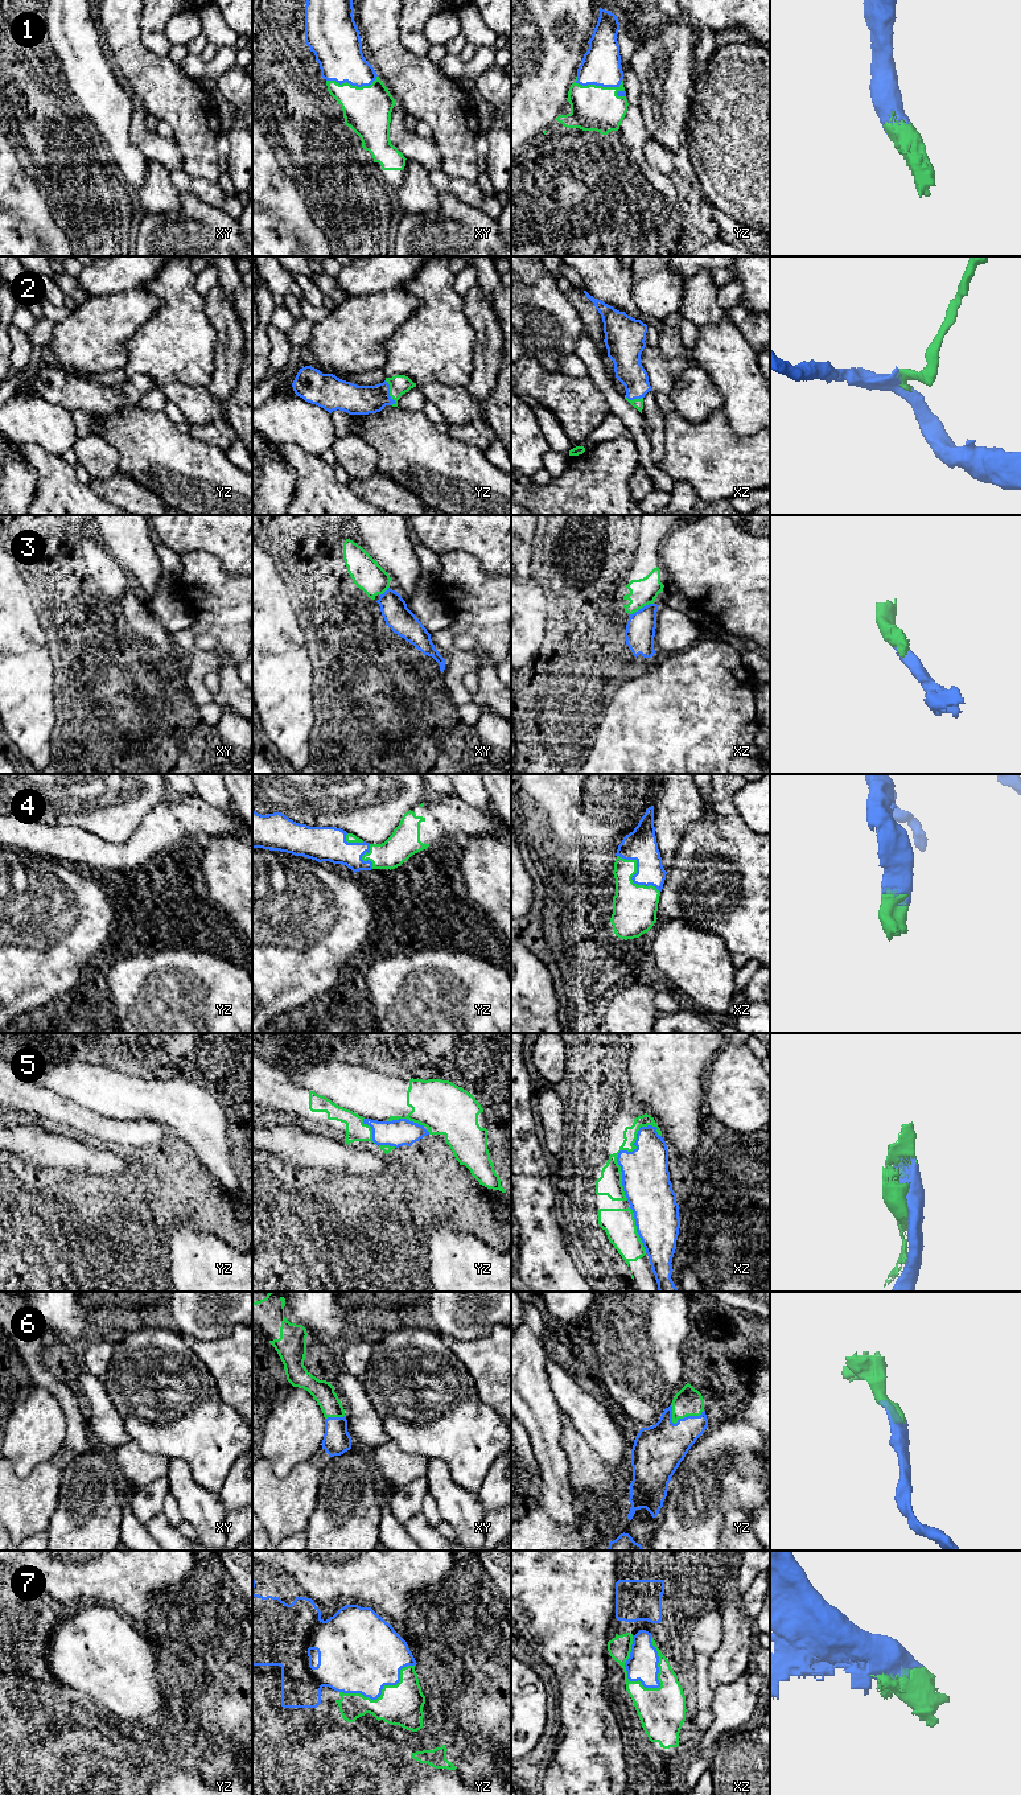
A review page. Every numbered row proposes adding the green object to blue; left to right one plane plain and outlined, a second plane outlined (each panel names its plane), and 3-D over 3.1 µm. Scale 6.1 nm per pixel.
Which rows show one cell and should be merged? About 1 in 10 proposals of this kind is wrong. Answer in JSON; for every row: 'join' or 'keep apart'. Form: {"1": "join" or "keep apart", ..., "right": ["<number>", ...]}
{"1": "join", "2": "join", "3": "keep apart", "4": "join", "5": "join", "6": "join", "7": "join", "right": ["1", "2", "4", "5", "6", "7"]}

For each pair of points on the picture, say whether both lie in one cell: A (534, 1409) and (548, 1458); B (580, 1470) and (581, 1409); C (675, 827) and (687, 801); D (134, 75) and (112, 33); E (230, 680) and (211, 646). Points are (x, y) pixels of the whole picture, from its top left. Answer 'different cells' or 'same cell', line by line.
A: same cell
B: different cells
C: same cell
D: same cell
E: same cell

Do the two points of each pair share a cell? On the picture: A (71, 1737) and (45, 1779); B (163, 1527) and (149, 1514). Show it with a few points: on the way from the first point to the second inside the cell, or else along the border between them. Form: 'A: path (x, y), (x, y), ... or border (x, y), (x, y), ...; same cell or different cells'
A: border (40, 1771), (36, 1779), (24, 1777), (21, 1781); different cells
B: path (159, 1526), (148, 1518); same cell

